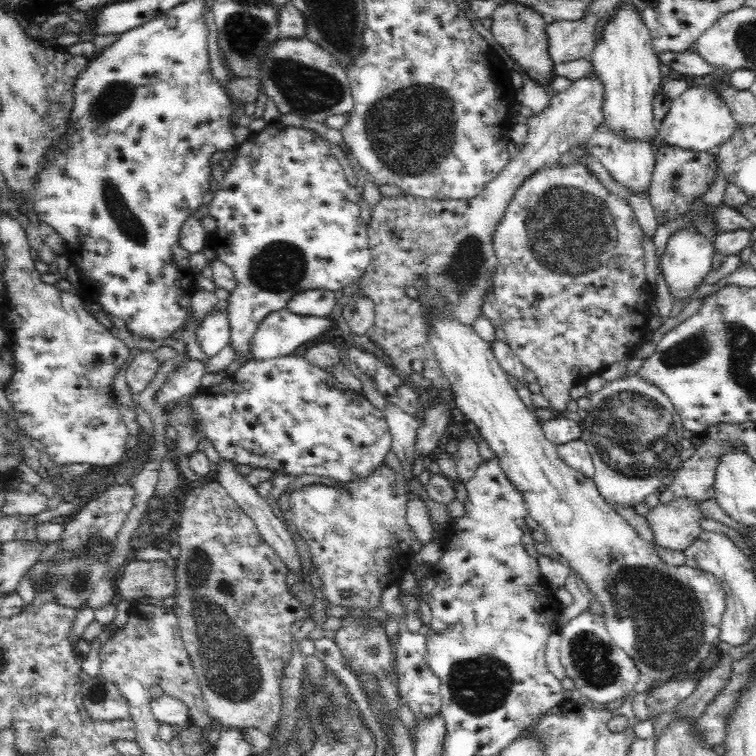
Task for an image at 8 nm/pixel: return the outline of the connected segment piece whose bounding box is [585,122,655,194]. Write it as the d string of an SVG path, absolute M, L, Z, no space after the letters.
M604 122L600 127L594 129L585 146L591 155L596 157L602 166L608 170L611 179L631 192L637 194L647 192L649 194L649 186L655 167L654 146L644 141L638 141L638 139L620 139L612 129L608 129L604 125Z

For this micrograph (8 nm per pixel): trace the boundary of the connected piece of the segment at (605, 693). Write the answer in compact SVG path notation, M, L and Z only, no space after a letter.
M581 611L558 631L560 634L560 663L566 671L566 677L574 681L574 689L582 699L603 707L607 702L614 702L629 696L634 686L642 679L642 674L632 659L626 655L610 638L602 615Z

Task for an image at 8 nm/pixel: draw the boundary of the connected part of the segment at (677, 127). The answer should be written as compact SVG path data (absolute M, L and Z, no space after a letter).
M708 85L688 86L681 95L672 99L668 114L658 128L658 139L661 144L707 152L728 140L736 132L736 126L731 110L720 99L716 89Z

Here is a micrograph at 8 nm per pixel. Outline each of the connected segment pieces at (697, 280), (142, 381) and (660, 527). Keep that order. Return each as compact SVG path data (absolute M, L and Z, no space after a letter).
M676 229L667 238L666 252L661 258L661 270L668 283L670 296L679 301L685 301L701 285L704 276L712 269L712 256L716 253L713 242L702 234L691 230Z
M140 351L135 358L128 364L125 378L131 392L136 396L142 392L158 372L161 362L152 351Z
M680 496L668 504L659 503L650 508L645 517L653 542L666 550L684 552L704 530L698 520L705 515L695 505L700 503L703 501Z

